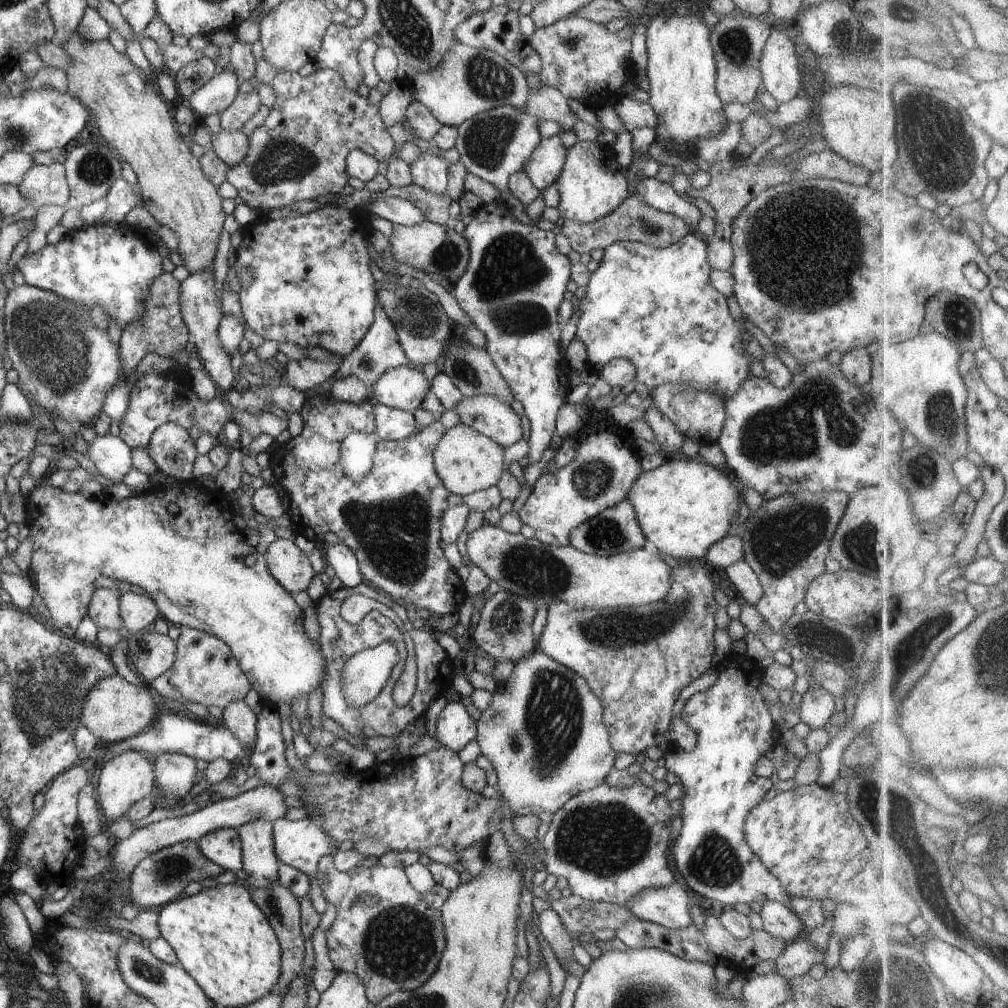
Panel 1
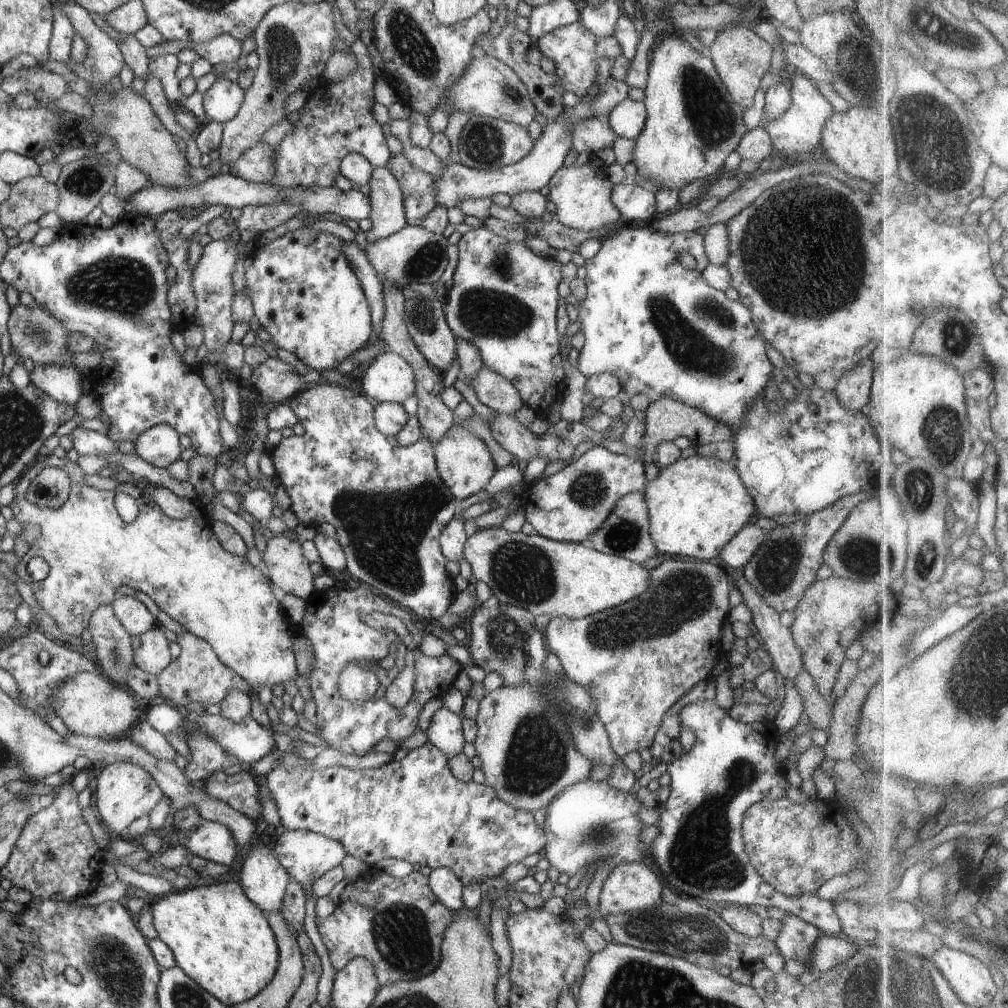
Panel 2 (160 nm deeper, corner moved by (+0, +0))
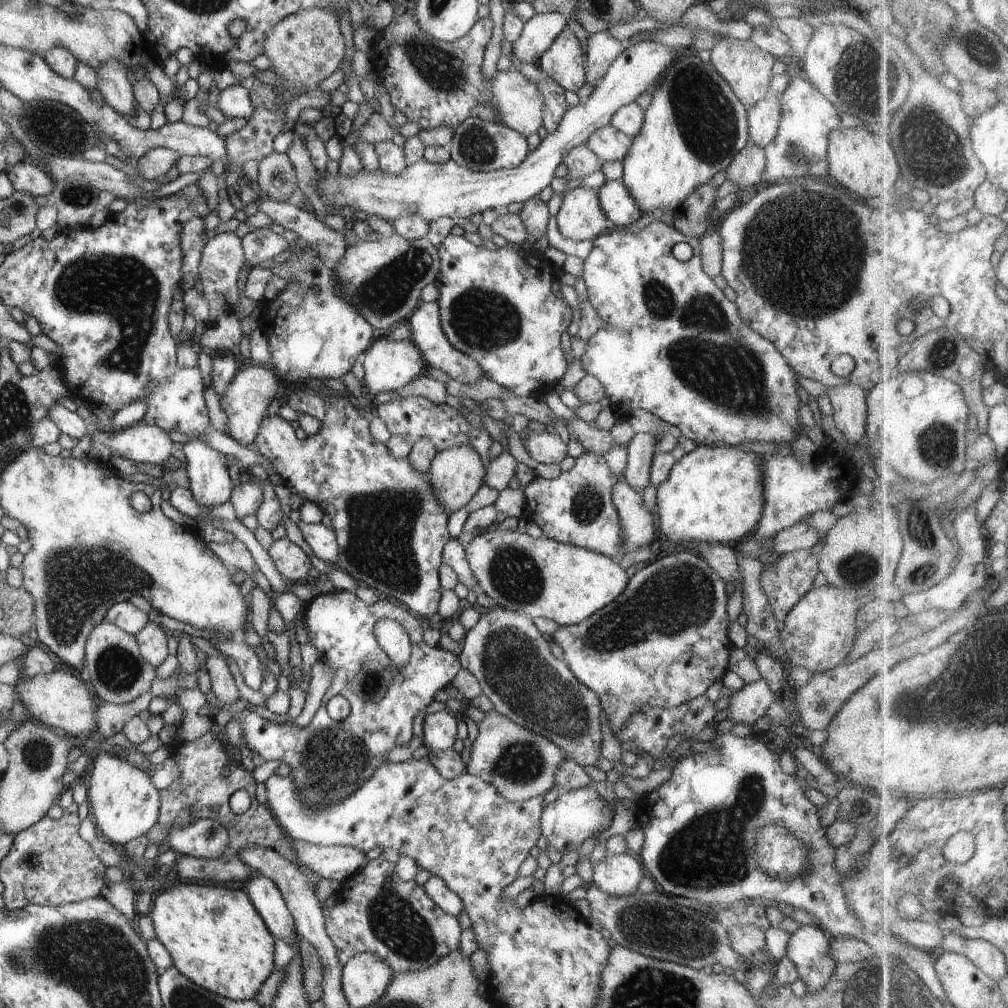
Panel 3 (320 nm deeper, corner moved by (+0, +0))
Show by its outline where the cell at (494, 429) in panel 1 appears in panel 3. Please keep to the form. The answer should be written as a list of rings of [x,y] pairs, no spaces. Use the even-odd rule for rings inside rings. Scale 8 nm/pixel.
[[[548,431],[542,434],[534,432],[532,436],[527,436],[524,446],[537,464],[560,464],[568,452],[567,444],[560,439],[559,435]]]

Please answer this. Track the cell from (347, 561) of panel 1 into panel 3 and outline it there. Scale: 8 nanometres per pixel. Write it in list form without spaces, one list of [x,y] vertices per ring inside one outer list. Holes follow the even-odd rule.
[[[301,520],[296,524],[298,525],[300,532],[302,532],[306,544],[312,548],[316,557],[325,562],[329,560],[337,566],[339,546],[333,529],[322,524],[322,521],[308,524]]]

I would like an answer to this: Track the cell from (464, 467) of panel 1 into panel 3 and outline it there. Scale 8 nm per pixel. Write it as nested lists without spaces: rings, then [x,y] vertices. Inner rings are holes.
[[[462,445],[437,452],[427,477],[436,500],[452,514],[470,502],[476,491],[485,484],[485,476],[486,470],[476,449],[472,445]]]

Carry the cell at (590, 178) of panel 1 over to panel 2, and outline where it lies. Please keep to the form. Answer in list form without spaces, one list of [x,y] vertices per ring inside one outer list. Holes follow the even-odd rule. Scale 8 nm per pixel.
[[[589,161],[580,168],[574,164],[560,167],[549,180],[550,193],[548,200],[556,206],[554,220],[568,228],[585,233],[600,233],[614,227],[620,220],[619,210],[612,204],[611,192],[613,185],[607,177],[607,170],[594,170]]]

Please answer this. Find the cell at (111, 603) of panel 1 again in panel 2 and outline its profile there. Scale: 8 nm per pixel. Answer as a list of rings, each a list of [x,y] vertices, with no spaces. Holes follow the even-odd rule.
[[[102,604],[92,612],[88,627],[94,642],[93,656],[100,672],[118,686],[127,684],[126,674],[134,666],[131,635],[116,618],[112,604]]]

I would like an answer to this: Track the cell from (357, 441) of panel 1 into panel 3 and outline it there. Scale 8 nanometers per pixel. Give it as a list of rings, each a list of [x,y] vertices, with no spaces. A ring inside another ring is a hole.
[[[409,396],[376,404],[377,415],[386,423],[392,435],[403,436],[410,444],[418,439],[430,438],[437,452],[462,445],[471,445],[468,433],[473,426],[459,411],[448,405],[436,404],[424,396]]]

